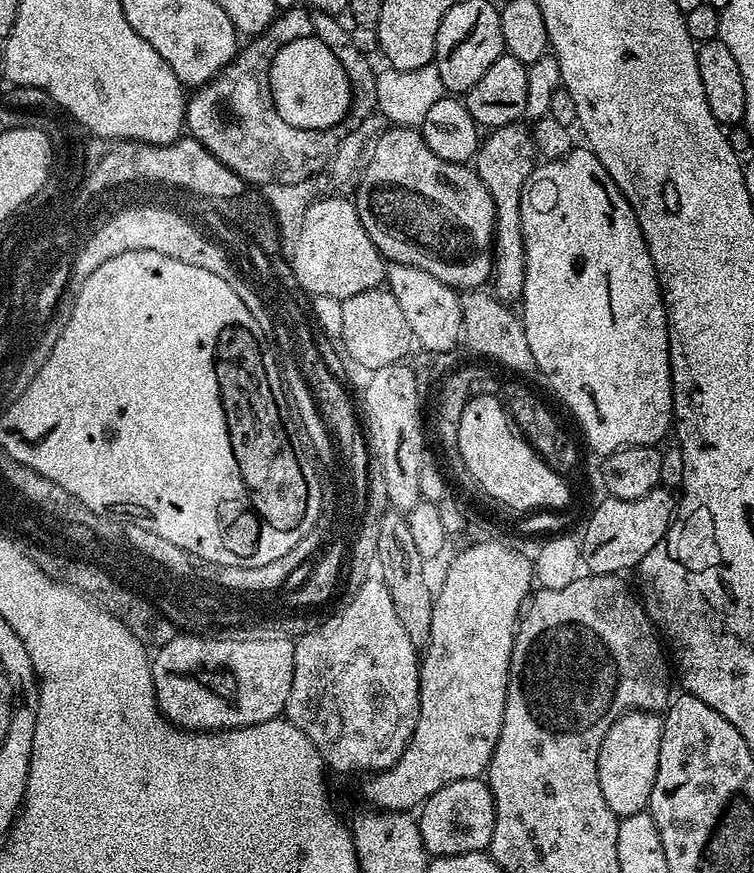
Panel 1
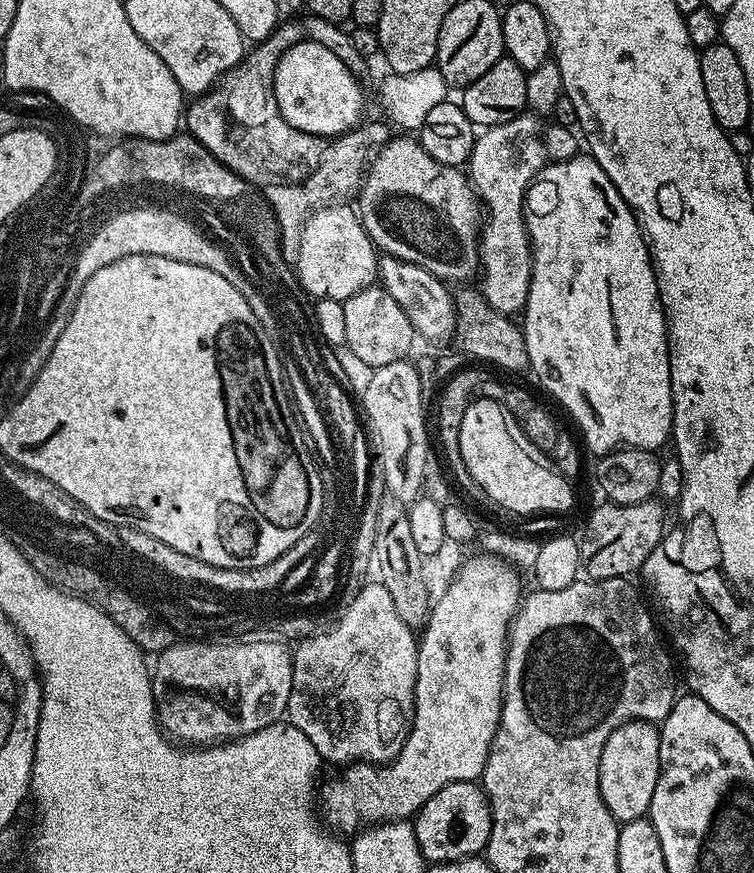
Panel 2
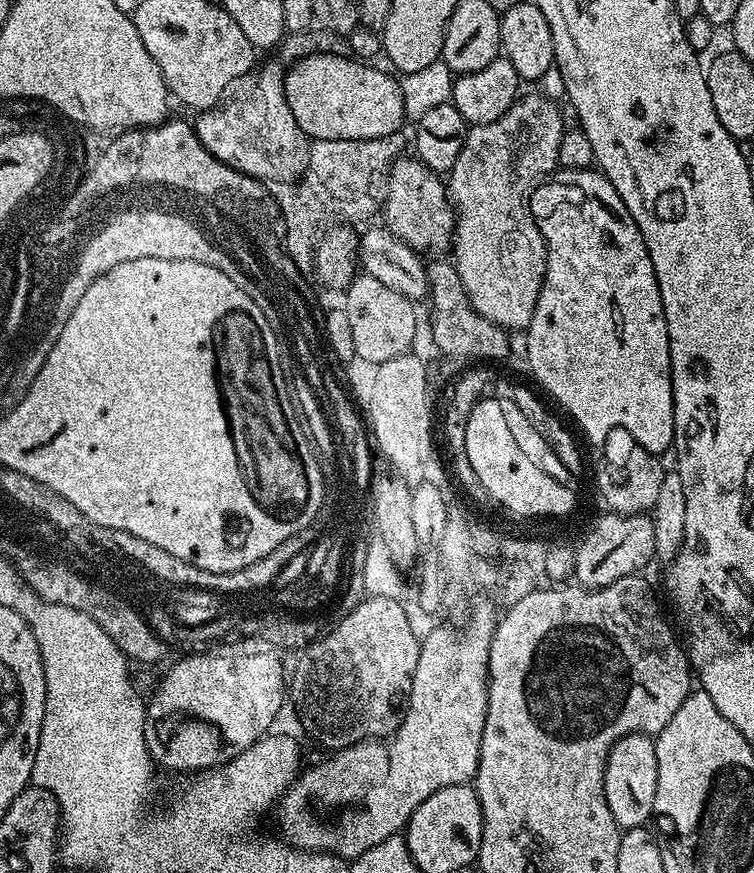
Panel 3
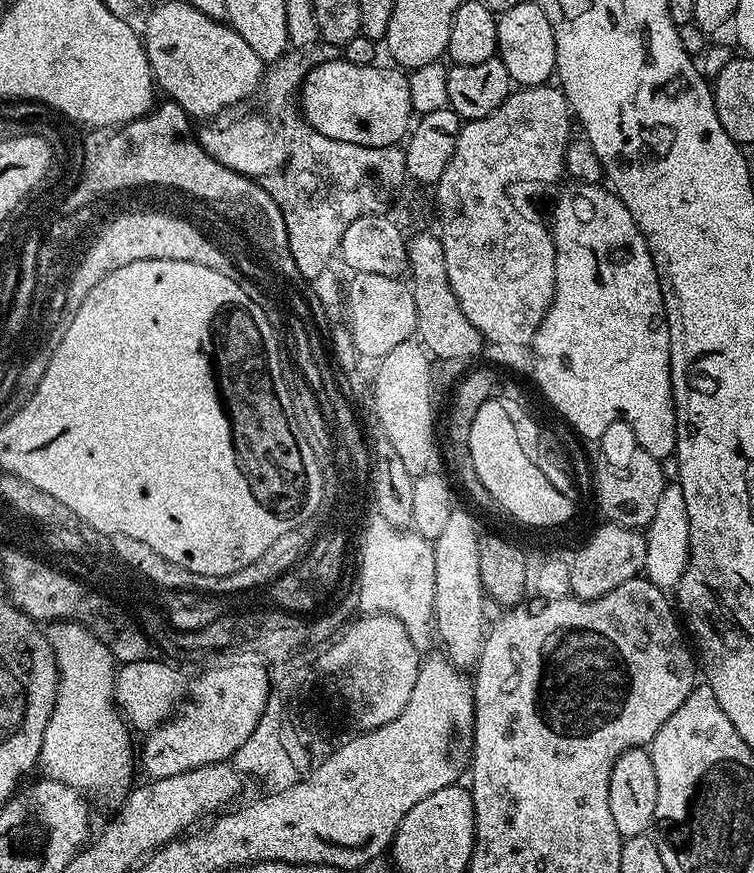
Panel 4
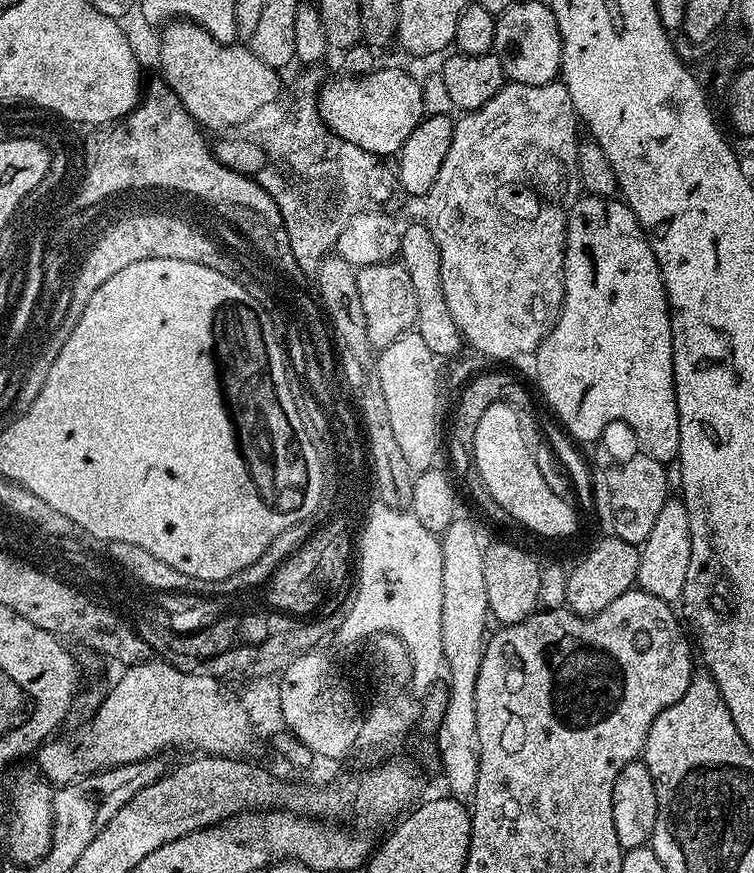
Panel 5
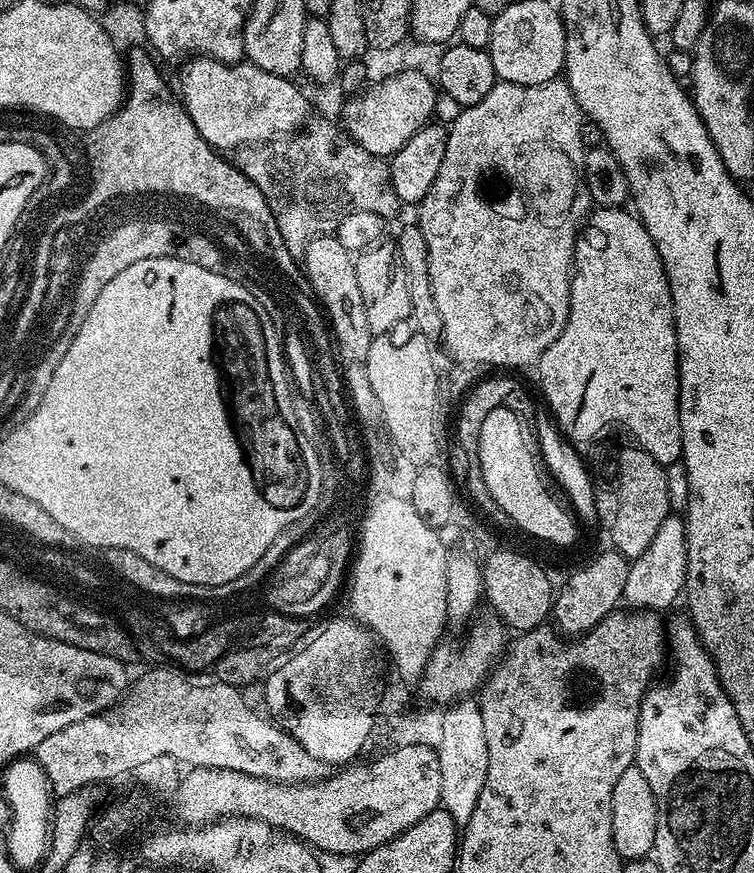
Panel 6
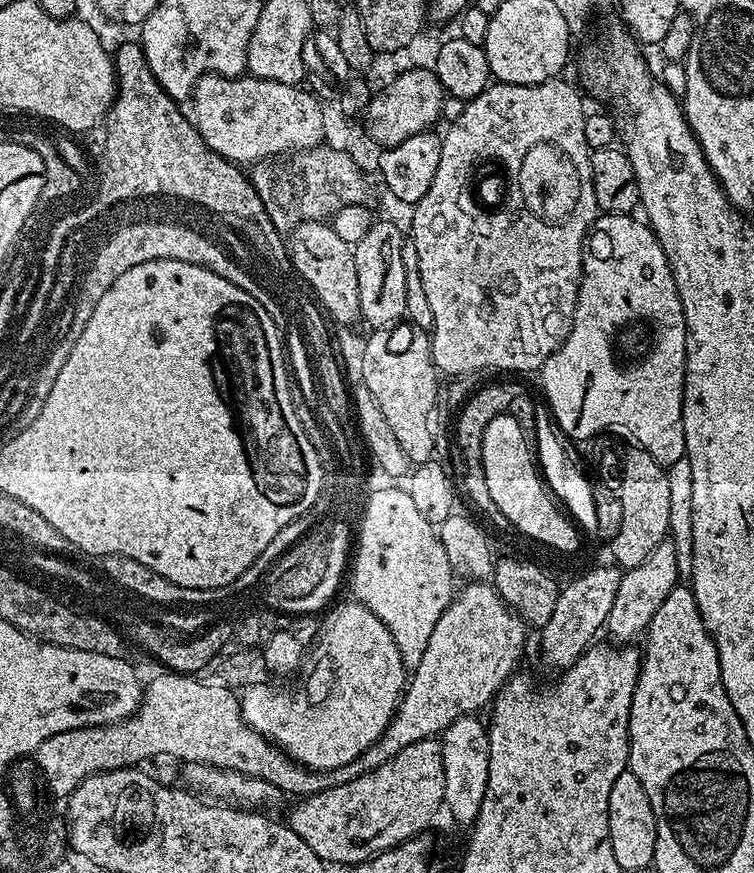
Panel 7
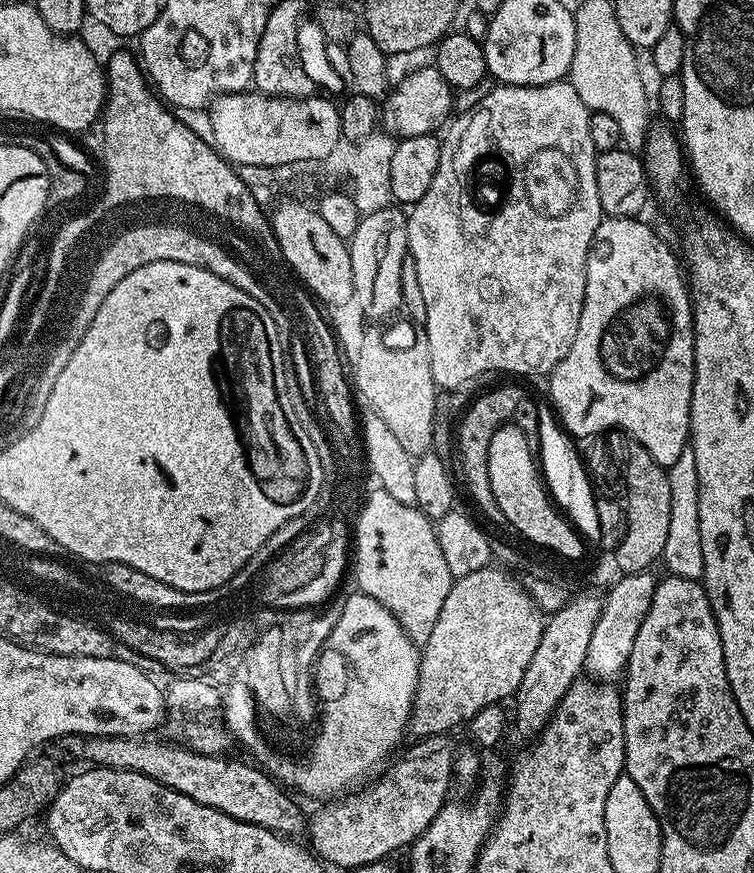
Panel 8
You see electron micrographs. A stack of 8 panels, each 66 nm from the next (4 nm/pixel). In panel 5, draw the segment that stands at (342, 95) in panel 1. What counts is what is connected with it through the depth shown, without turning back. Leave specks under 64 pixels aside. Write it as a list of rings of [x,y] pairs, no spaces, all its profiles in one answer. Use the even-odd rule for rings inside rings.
[[[383,66],[367,72],[364,76],[344,74],[341,77],[341,80],[329,79],[319,93],[319,114],[326,128],[338,138],[352,142],[371,154],[395,157],[406,142],[406,138],[410,138],[414,126],[418,126],[426,115],[421,81],[419,79],[416,81],[410,73],[403,72],[400,68],[383,68]]]

